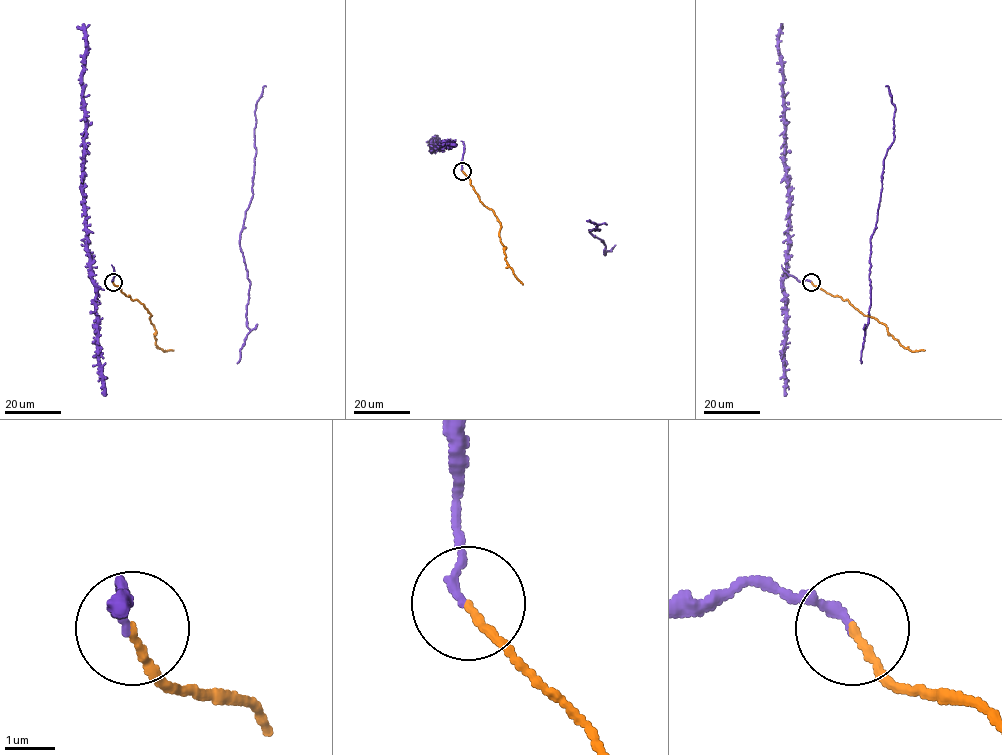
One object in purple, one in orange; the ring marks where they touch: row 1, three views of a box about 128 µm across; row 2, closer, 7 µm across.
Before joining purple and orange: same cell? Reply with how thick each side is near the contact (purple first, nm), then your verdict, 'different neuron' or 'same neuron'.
190/140 nm | same neuron

